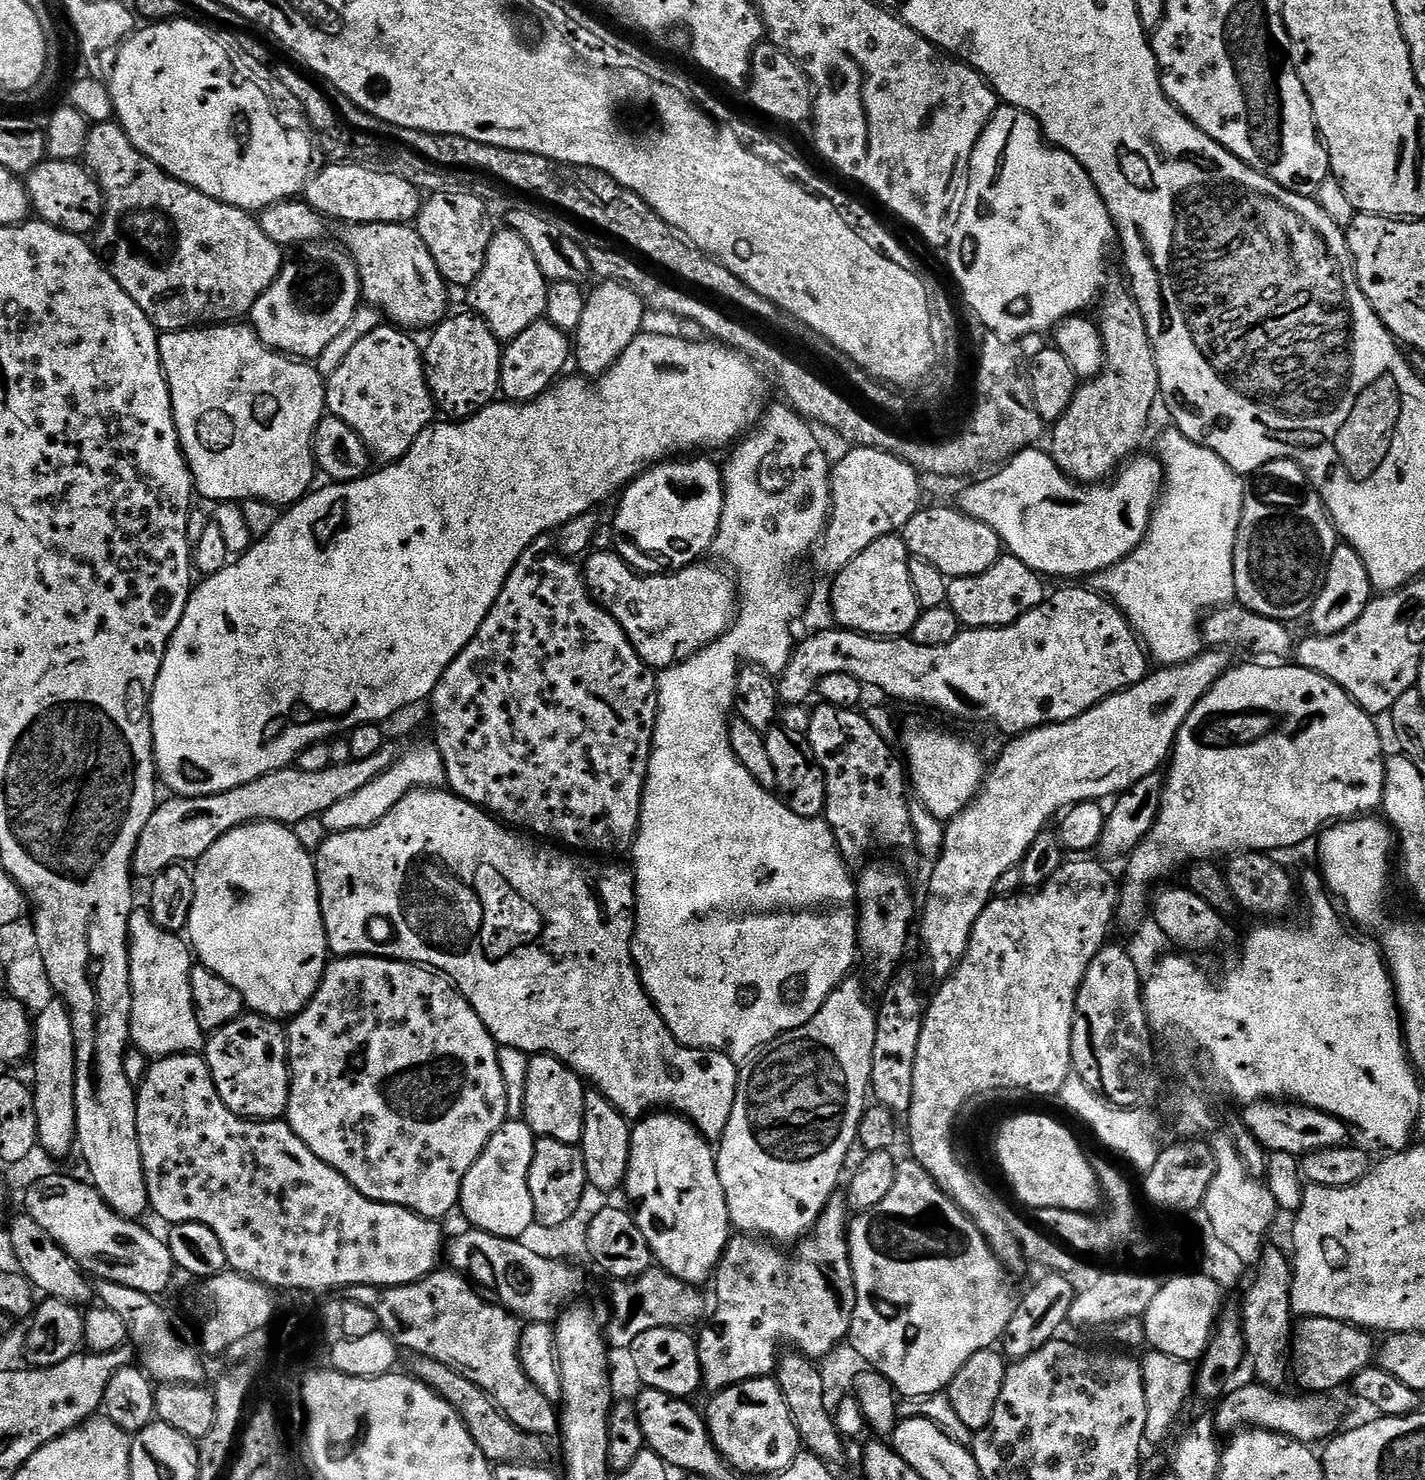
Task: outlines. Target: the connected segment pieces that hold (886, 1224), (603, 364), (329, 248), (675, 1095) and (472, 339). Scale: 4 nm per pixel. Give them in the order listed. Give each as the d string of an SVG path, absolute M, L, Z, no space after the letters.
M911 1158L901 1159L897 1163L894 1187L890 1190L890 1194L886 1194L886 1198L882 1198L878 1206L874 1206L869 1212L859 1213L851 1221L848 1230L848 1257L852 1263L854 1290L856 1291L854 1318L848 1331L848 1340L854 1350L858 1350L861 1354L865 1365L871 1371L883 1375L895 1391L904 1398L933 1396L935 1392L944 1392L954 1378L954 1374L958 1374L958 1370L962 1370L962 1366L966 1366L966 1362L970 1362L974 1354L992 1348L995 1340L997 1343L1003 1337L1010 1318L1016 1312L1017 1301L1014 1296L1012 1300L1012 1294L1004 1282L1006 1270L1000 1263L1000 1259L992 1253L992 1248L978 1230L978 1226L936 1185L934 1178L930 1178L925 1168Z
M600 282L595 286L597 288L592 293L587 293L582 322L578 322L574 333L574 368L576 364L580 371L577 373L584 378L599 378L616 365L626 346L641 335L640 327L646 311L643 300L625 284Z
M328 243L299 245L296 256L285 259L280 276L252 307L250 327L272 351L304 362L315 361L356 317L356 309L362 304L356 264L339 243Z
M430 788L406 794L406 798L402 798L402 802L398 802L398 806L394 806L394 810L390 810L390 814L374 826L325 835L324 845L314 853L314 863L329 953L336 958L383 956L385 960L404 960L408 964L433 969L448 977L468 999L474 1014L482 1018L486 1030L499 1047L557 1056L567 1068L579 1074L581 1080L610 1098L622 1115L643 1118L661 1110L671 1110L689 1120L709 1142L719 1141L726 1130L726 1122L730 1122L730 1110L734 1110L740 1068L737 1061L731 1060L725 1052L715 1052L712 1048L687 1048L685 1044L680 1044L678 1038L670 1034L666 1022L646 994L636 964L632 961L632 936L636 933L636 877L633 869L628 866L623 868L620 864L599 864L596 861L599 859L560 846L543 848L535 842L540 843L513 830L461 796L448 790Z
M465 310L461 316L449 315L431 329L428 345L423 345L424 373L428 379L428 389L432 391L432 402L441 413L445 412L447 419L459 422L480 412L497 399L500 391L500 357L502 342L486 326L482 317Z

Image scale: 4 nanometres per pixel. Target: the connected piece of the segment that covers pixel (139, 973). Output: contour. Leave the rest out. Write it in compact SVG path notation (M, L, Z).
M147 910L133 911L128 923L130 958L131 1024L129 1041L145 1056L159 1058L173 1054L196 1054L205 1047L206 1033L194 1018L190 998L190 974L194 956L189 943L178 934L162 930Z

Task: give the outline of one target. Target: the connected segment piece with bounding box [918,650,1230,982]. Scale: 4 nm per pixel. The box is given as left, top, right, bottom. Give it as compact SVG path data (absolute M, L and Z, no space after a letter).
M1224 650L1201 651L1199 656L1186 664L1164 666L1156 670L1160 672L1153 671L1133 688L1106 698L1070 722L1047 724L1007 741L1008 745L1001 750L996 765L987 769L984 783L972 803L953 820L947 821L944 845L928 880L928 897L922 900L918 936L920 932L924 960L936 982L947 980L960 965L968 949L974 922L978 922L978 914L982 914L982 910L994 899L995 892L992 891L1011 868L1012 871L1019 869L1030 846L1034 846L1038 834L1045 832L1052 819L1055 821L1073 805L1088 801L1104 802L1107 796L1119 797L1121 792L1127 792L1142 782L1142 778L1165 767L1190 710L1194 710L1197 702L1214 687L1216 679L1228 671L1228 656L1229 653Z

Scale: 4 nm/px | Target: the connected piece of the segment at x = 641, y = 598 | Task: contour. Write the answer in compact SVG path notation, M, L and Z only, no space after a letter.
M614 550L593 551L583 561L582 571L584 580L588 583L588 593L615 618L618 626L622 626L638 658L642 658L642 662L653 670L663 670L690 659L691 656L720 639L732 627L732 622L738 615L737 581L723 567L715 568L712 564L704 563L691 564L680 572L673 572L666 576L645 576L635 572Z

